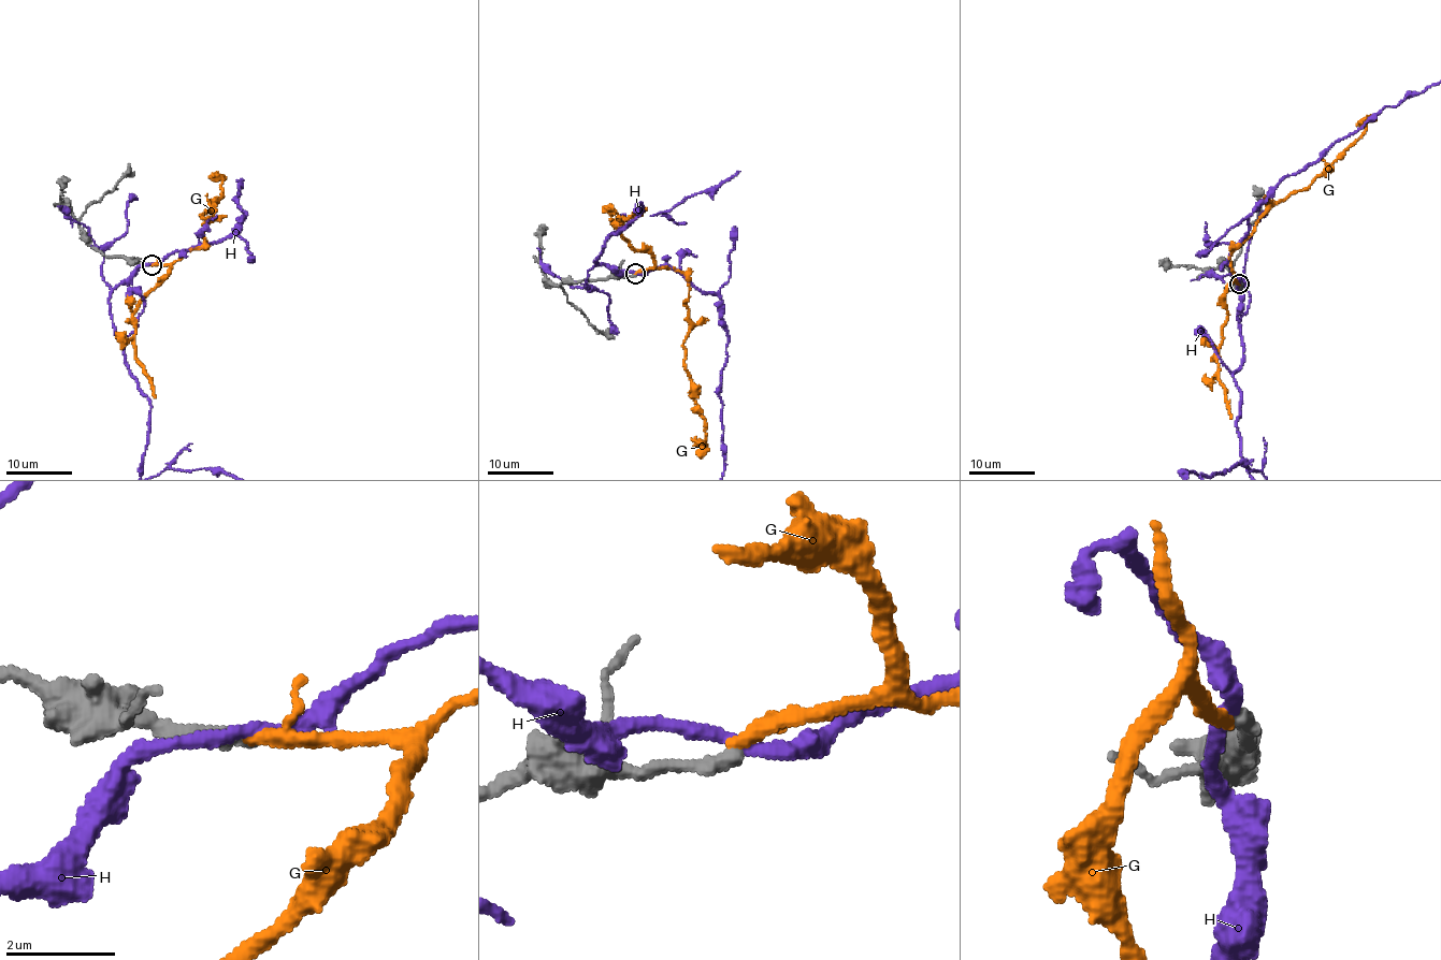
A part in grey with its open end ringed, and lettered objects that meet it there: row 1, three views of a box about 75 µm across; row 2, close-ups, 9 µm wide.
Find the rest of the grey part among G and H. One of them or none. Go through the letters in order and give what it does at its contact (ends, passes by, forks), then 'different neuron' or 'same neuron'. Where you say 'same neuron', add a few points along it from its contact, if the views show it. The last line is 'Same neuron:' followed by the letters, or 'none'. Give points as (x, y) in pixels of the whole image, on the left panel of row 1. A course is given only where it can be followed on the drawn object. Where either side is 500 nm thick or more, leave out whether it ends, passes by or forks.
G: it passes by; same neuron; course (152, 264), (170, 264), (188, 250), (203, 247), (206, 221), (201, 214), (221, 194), (217, 175)
H: it passes by; different neuron
Same neuron: G

